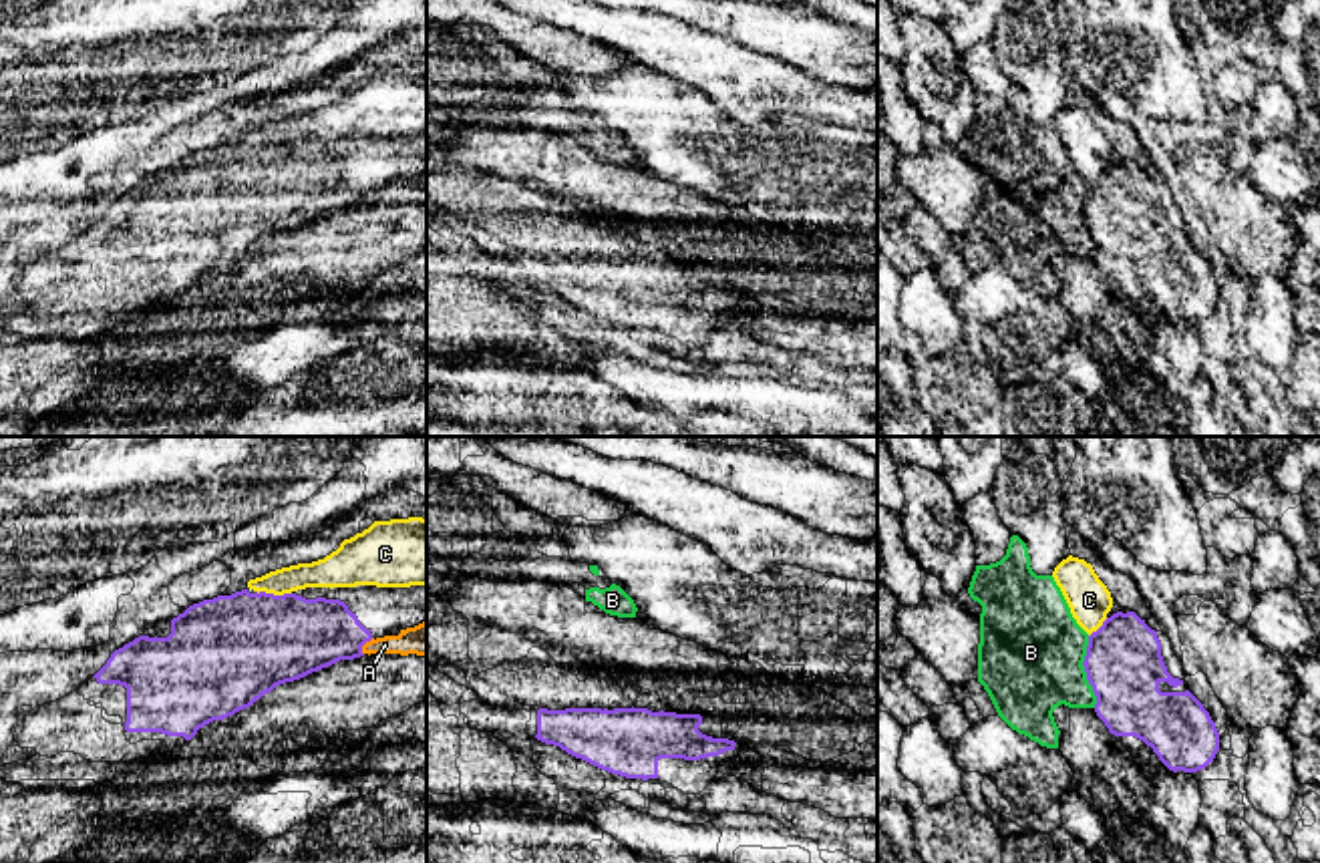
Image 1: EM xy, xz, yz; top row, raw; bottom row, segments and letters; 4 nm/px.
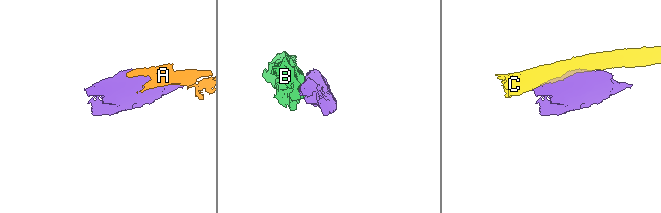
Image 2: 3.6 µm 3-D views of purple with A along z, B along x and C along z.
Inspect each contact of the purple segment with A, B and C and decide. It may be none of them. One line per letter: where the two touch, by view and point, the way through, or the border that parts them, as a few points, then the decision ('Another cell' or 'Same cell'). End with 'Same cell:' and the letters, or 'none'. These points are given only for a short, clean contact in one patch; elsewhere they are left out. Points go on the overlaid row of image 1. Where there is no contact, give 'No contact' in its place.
A: Touches purple at xy (363, 644). Another cell
B: Touches purple at yz (1085, 670). Another cell
C: Touches purple at xy (272, 594). Another cell
Same cell: none

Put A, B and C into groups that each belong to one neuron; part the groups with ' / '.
A B / C

